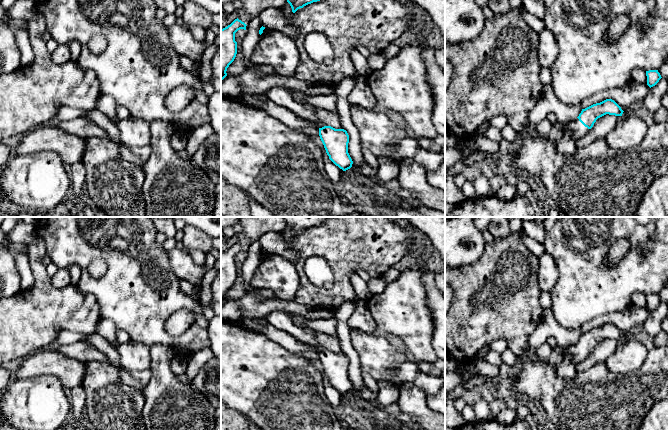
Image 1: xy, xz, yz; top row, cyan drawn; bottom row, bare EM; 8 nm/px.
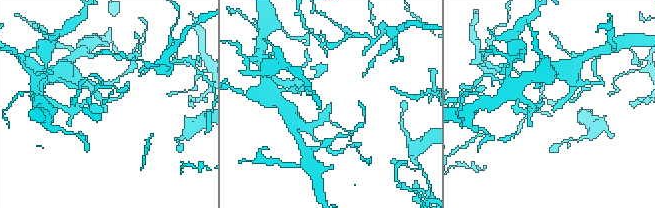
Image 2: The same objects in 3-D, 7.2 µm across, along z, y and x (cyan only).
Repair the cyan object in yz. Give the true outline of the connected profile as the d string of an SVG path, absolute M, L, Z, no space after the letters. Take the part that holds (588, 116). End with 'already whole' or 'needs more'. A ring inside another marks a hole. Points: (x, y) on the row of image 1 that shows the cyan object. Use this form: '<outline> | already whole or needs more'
M606 99L600 103L582 109L579 116L571 121L566 129L563 129L563 133L570 131L576 142L589 132L598 118L606 114L622 116L623 112L624 111L614 100Z | needs more

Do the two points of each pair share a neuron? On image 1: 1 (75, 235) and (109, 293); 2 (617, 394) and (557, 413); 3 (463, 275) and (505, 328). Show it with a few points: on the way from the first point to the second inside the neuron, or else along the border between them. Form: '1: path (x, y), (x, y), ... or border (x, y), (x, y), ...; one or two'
1: path (81, 251), (84, 273), (93, 283); one
2: path (602, 409), (572, 409); one
3: path (476, 288), (503, 315); one

